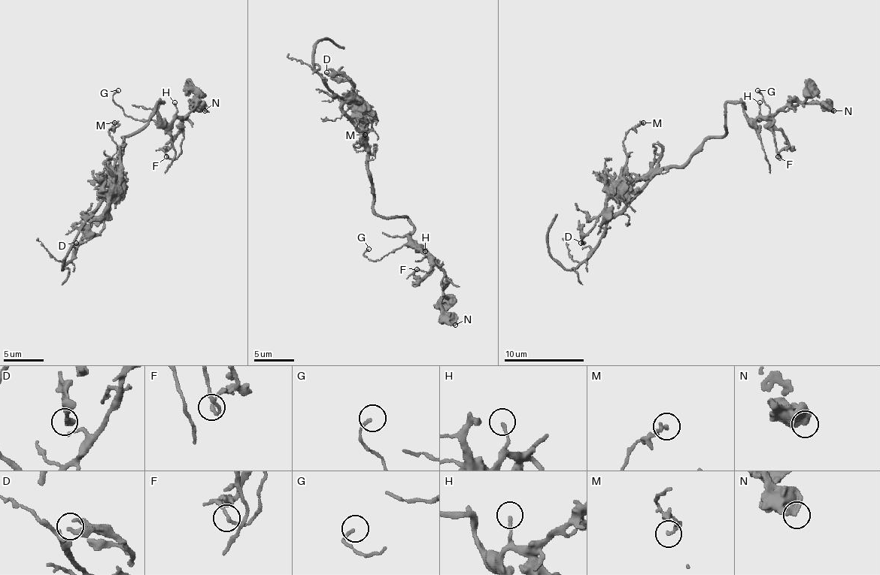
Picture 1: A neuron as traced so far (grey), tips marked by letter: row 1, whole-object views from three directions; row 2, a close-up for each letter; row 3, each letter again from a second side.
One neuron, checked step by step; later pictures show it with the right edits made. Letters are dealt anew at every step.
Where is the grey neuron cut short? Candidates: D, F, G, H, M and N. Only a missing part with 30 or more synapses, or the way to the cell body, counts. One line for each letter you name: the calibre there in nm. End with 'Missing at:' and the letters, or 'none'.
Missing at: none

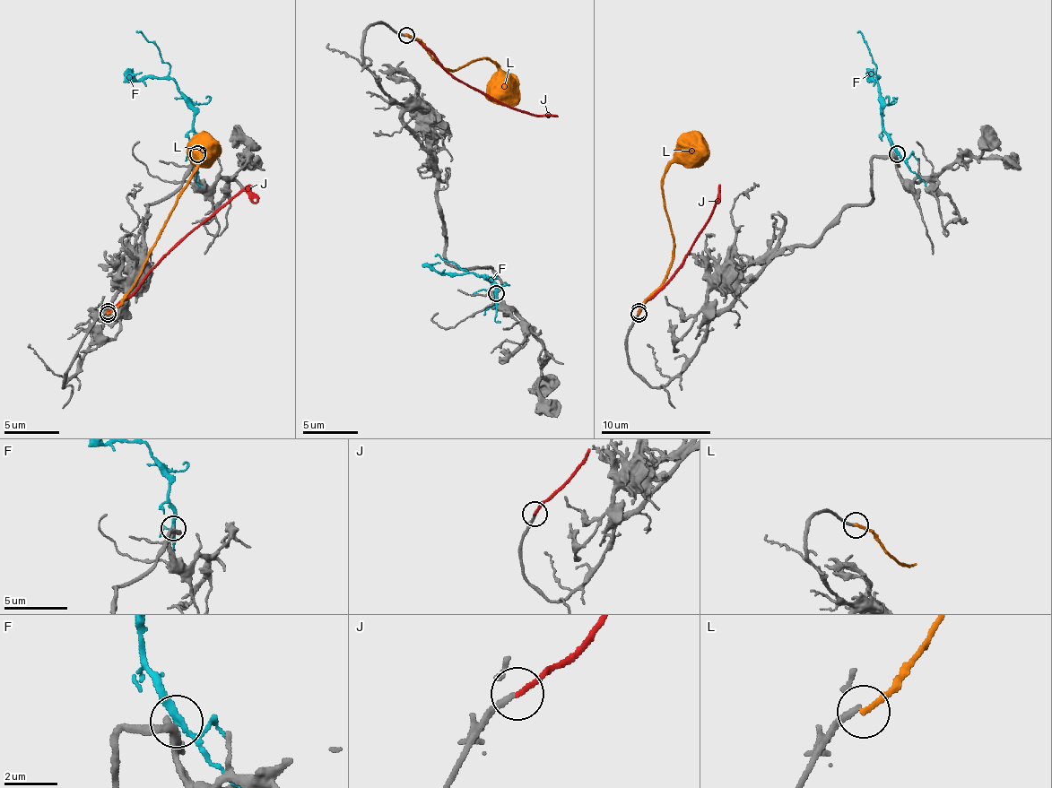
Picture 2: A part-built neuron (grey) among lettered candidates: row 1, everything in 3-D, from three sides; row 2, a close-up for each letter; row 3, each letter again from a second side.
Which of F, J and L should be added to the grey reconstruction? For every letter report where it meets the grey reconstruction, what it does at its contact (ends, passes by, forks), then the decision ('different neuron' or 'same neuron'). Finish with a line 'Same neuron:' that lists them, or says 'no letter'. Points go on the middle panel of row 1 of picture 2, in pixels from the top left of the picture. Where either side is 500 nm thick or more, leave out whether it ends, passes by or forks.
F: (496, 293) | it forks | different neuron
J: (406, 35) | it ends | same neuron
L: (406, 35) | it ends | different neuron
Same neuron: J

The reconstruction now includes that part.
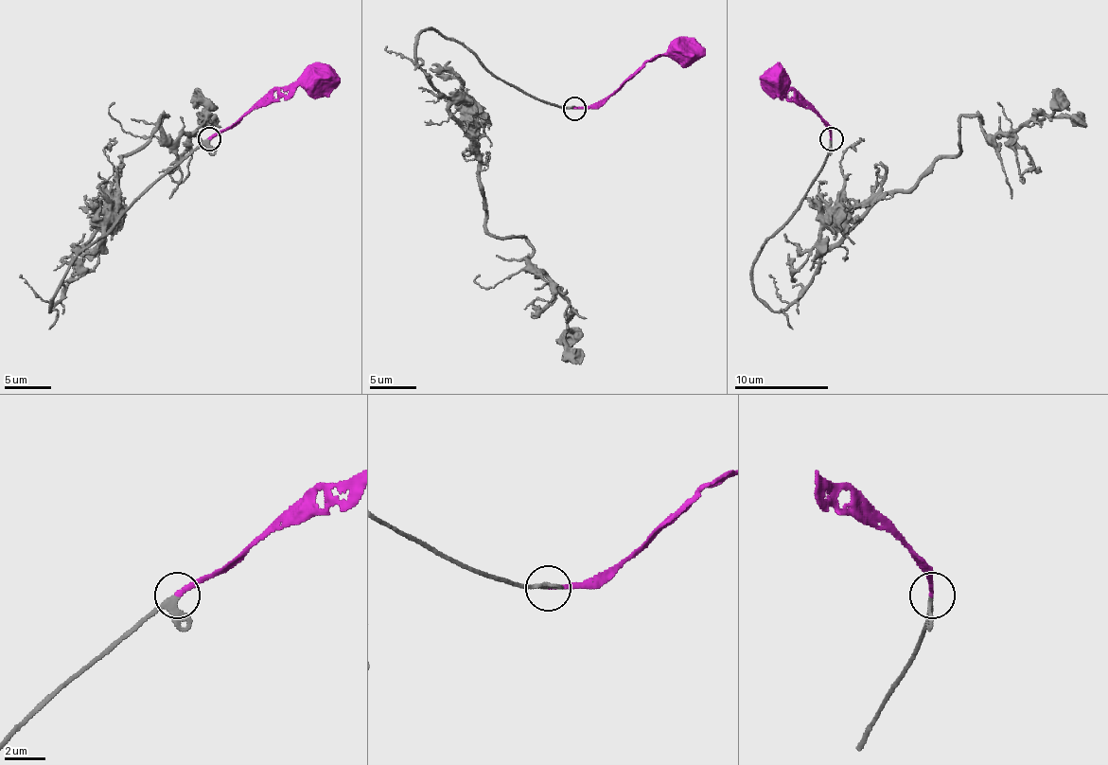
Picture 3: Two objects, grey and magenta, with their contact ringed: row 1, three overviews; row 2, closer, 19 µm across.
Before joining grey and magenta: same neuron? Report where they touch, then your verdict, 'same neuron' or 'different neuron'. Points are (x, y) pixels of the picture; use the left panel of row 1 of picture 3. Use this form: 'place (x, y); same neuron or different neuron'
place (209, 138); same neuron

